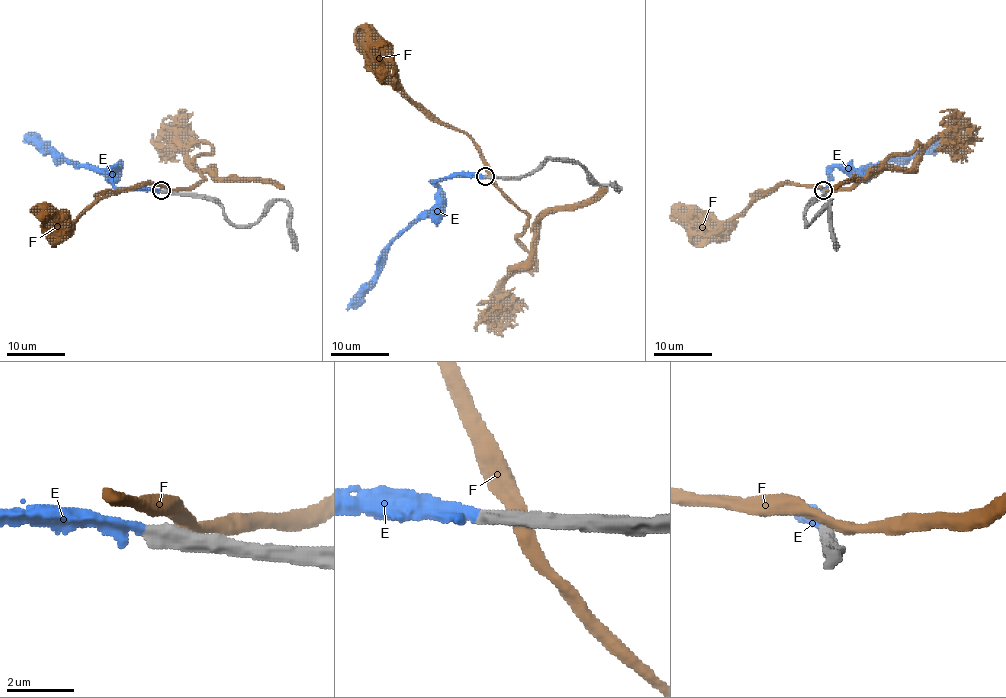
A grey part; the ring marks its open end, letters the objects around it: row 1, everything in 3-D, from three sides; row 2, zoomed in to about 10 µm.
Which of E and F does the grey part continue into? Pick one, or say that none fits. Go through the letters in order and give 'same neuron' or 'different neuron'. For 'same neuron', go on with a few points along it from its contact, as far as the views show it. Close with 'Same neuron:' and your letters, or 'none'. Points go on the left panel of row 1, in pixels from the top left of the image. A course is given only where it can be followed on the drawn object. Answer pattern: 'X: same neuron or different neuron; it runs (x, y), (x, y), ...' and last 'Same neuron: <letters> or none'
E: same neuron; it runs (162, 190), (121, 189), (114, 184), (114, 167), (111, 171), (76, 167), (57, 152), (24, 141)
F: different neuron
Same neuron: E

